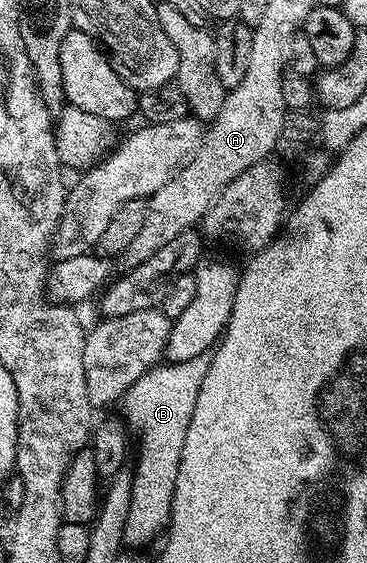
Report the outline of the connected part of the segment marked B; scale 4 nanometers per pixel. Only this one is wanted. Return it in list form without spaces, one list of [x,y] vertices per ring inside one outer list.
[[[207,352],[186,362],[158,363],[125,393],[123,420],[135,434],[136,444],[137,441],[141,444],[135,449],[137,469],[132,470],[133,490],[125,528],[126,546],[149,545],[166,532],[173,510],[175,481],[179,479],[179,459],[183,459],[183,442],[187,439],[187,427],[191,427],[191,415],[195,415],[195,399],[199,399],[212,358],[212,352]]]

